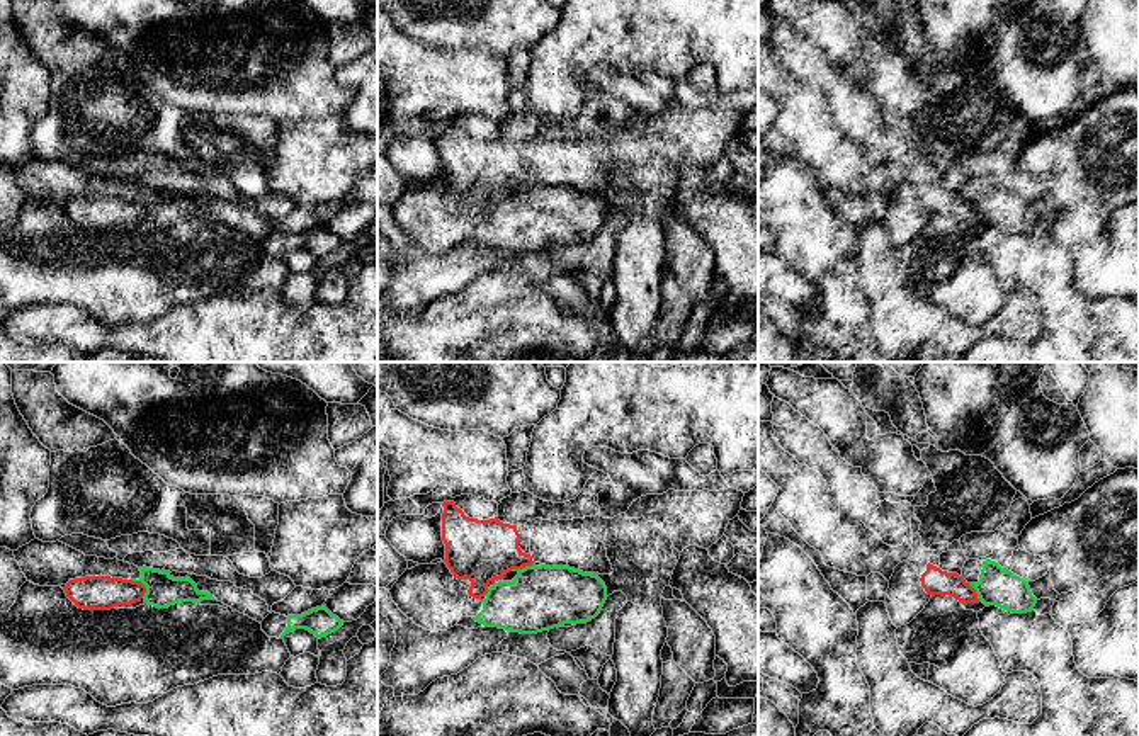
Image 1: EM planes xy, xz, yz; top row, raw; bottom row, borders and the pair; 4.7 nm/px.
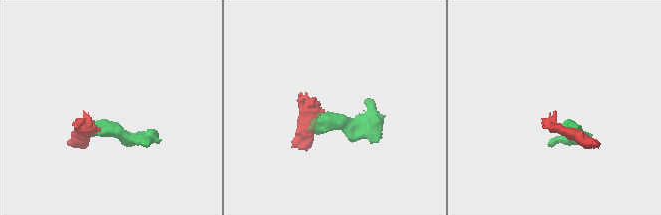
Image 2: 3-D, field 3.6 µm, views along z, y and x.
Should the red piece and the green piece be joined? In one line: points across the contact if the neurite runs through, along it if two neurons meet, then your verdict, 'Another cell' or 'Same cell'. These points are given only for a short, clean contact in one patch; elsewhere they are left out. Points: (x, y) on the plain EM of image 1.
Boundary: xy (131, 199), (138, 199), (145, 206), (143, 216). Another cell

